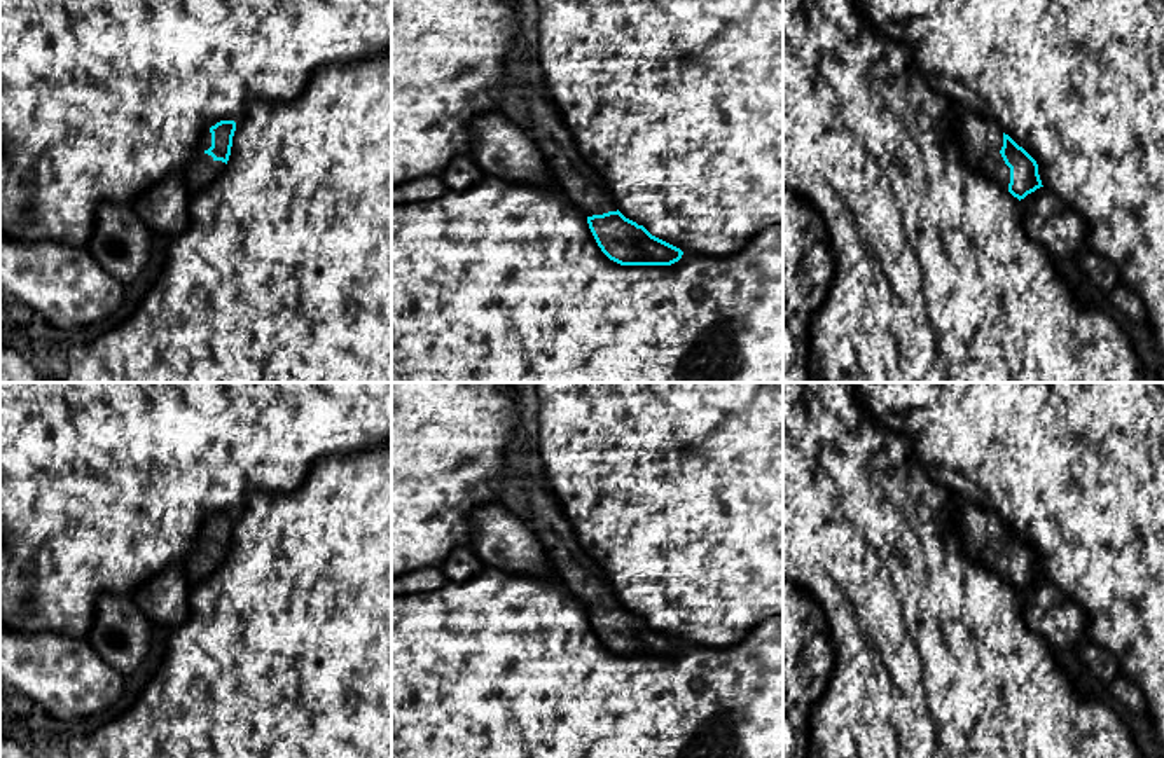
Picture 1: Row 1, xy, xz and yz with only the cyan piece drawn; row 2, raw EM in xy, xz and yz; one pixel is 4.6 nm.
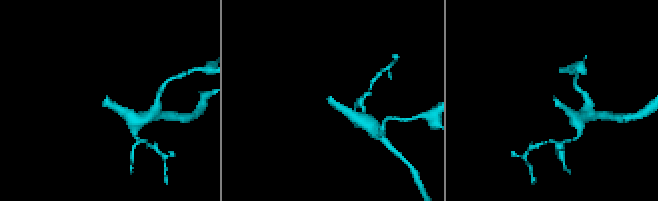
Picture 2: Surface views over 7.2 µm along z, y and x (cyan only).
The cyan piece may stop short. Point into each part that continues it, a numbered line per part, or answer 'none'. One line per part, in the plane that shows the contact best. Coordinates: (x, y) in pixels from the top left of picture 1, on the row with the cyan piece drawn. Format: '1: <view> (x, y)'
1: yz (981, 140)

